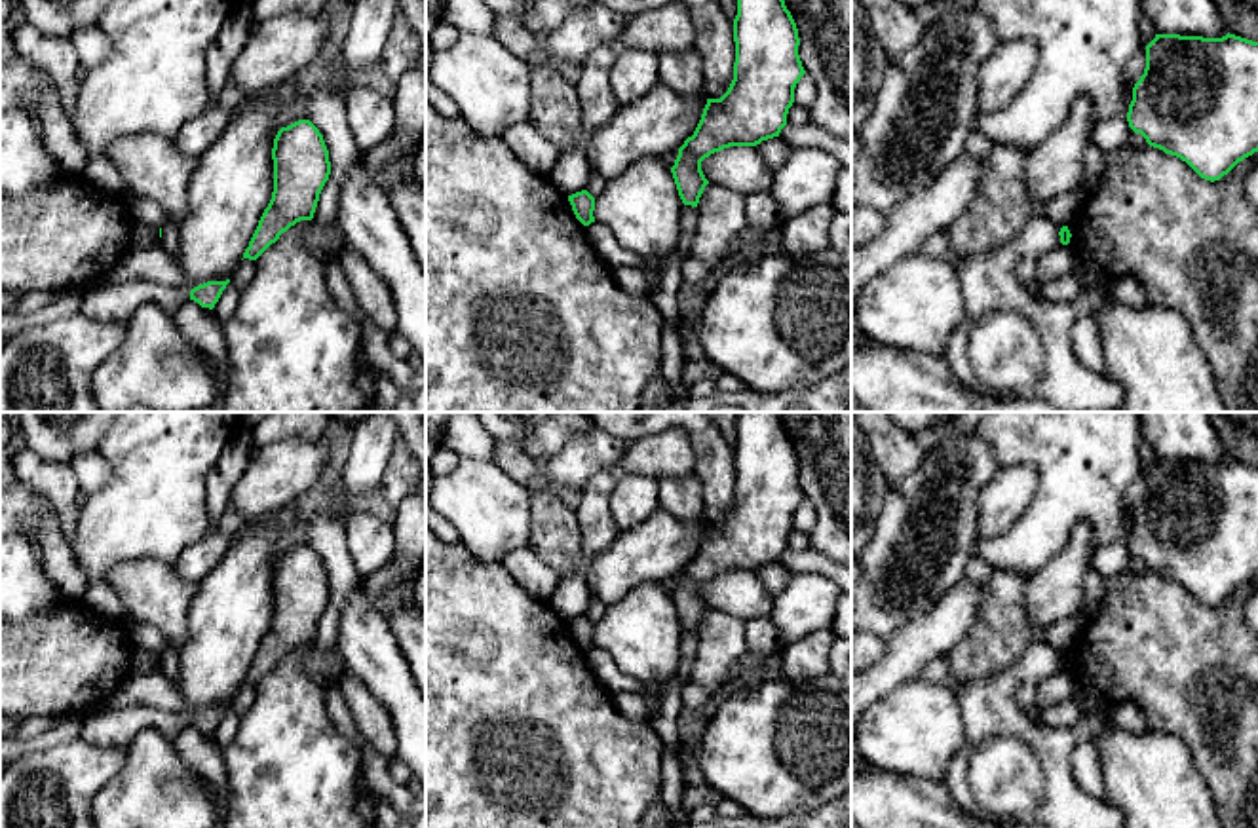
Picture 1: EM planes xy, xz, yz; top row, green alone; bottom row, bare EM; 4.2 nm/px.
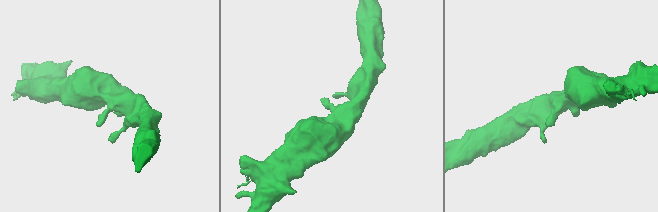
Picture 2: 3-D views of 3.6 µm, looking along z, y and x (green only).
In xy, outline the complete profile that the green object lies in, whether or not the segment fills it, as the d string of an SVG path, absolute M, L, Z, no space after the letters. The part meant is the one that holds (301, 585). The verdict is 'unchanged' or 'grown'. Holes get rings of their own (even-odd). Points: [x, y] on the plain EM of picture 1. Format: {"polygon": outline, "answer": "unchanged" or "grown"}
{"polygon": "M298 545L277 556L272 585L274 617L243 678L249 686L257 686L296 648L314 644L331 600L323 560L310 545Z", "answer": "unchanged"}

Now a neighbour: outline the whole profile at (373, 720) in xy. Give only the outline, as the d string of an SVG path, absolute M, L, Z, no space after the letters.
M352 672L342 674L338 687L367 744L371 744L386 760L395 758L395 727L382 701L378 701Z

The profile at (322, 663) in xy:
M312 644L306 655L306 668L312 676L331 684L338 672L344 672L344 659L338 651L338 644L333 649L319 649Z

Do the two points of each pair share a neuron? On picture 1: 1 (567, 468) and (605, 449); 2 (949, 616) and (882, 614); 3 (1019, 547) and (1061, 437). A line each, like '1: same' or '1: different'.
1: same
2: different
3: same

